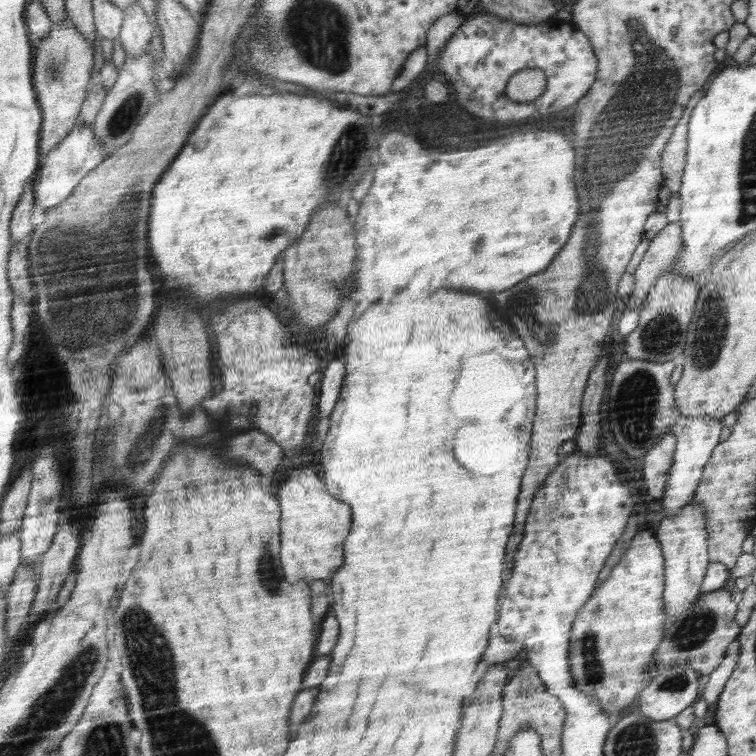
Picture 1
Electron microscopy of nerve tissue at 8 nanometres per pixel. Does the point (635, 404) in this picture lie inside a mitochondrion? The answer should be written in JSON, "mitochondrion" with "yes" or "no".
{"mitochondrion":"yes"}

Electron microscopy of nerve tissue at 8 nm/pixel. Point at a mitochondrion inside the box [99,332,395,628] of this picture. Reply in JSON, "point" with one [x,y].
{"point":[137,457]}

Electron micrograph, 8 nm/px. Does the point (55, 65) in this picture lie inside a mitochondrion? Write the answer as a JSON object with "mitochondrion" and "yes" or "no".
{"mitochondrion":"yes"}

